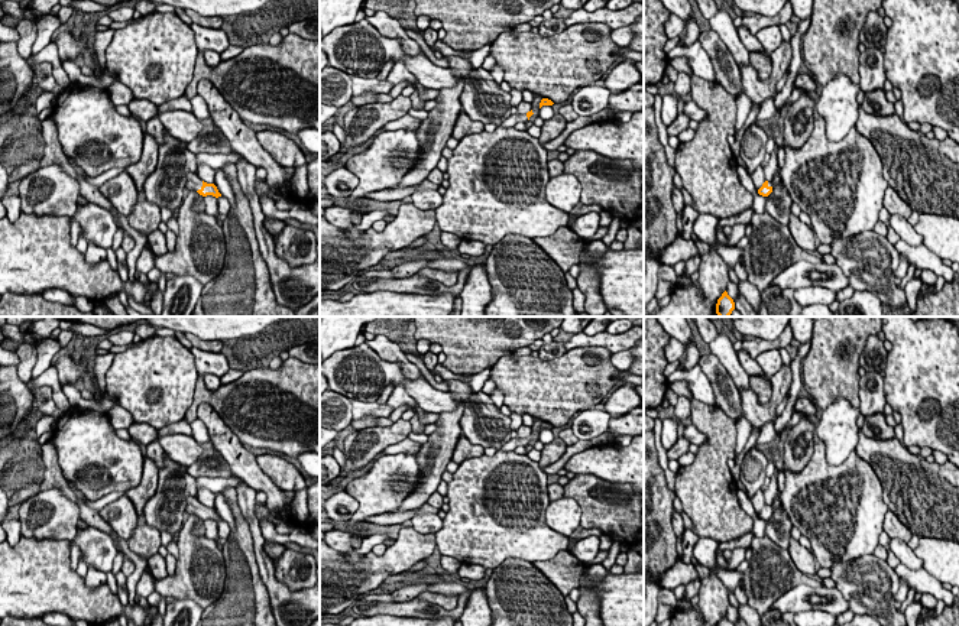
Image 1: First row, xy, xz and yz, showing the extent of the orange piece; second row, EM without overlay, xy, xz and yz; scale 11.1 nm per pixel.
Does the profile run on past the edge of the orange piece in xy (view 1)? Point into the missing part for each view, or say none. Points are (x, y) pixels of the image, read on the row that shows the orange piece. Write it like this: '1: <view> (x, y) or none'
1: xy (191, 181)

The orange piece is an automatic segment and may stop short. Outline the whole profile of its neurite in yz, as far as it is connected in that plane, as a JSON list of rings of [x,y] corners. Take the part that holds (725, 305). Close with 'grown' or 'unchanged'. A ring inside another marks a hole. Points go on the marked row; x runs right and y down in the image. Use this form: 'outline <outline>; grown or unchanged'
outline [[[725,291],[725,292],[722,293],[722,296],[717,299],[716,314],[717,314],[719,317],[729,317],[733,309],[735,309],[735,302],[733,302],[733,299],[728,295],[728,292]]]; unchanged

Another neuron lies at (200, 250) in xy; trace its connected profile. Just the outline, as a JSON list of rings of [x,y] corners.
[[[195,189],[187,191],[176,220],[175,250],[155,256],[153,263],[162,273],[189,275],[204,286],[223,270],[227,246],[216,217],[194,210],[197,198]]]

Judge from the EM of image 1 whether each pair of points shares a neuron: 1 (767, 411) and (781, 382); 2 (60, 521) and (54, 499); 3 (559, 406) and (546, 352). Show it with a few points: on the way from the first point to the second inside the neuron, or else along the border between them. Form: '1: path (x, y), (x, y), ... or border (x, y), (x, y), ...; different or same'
1: path (773, 404), (780, 389); same
2: path (57, 515), (54, 505); same
3: border (566, 350), (553, 359), (541, 360), (538, 357); different

